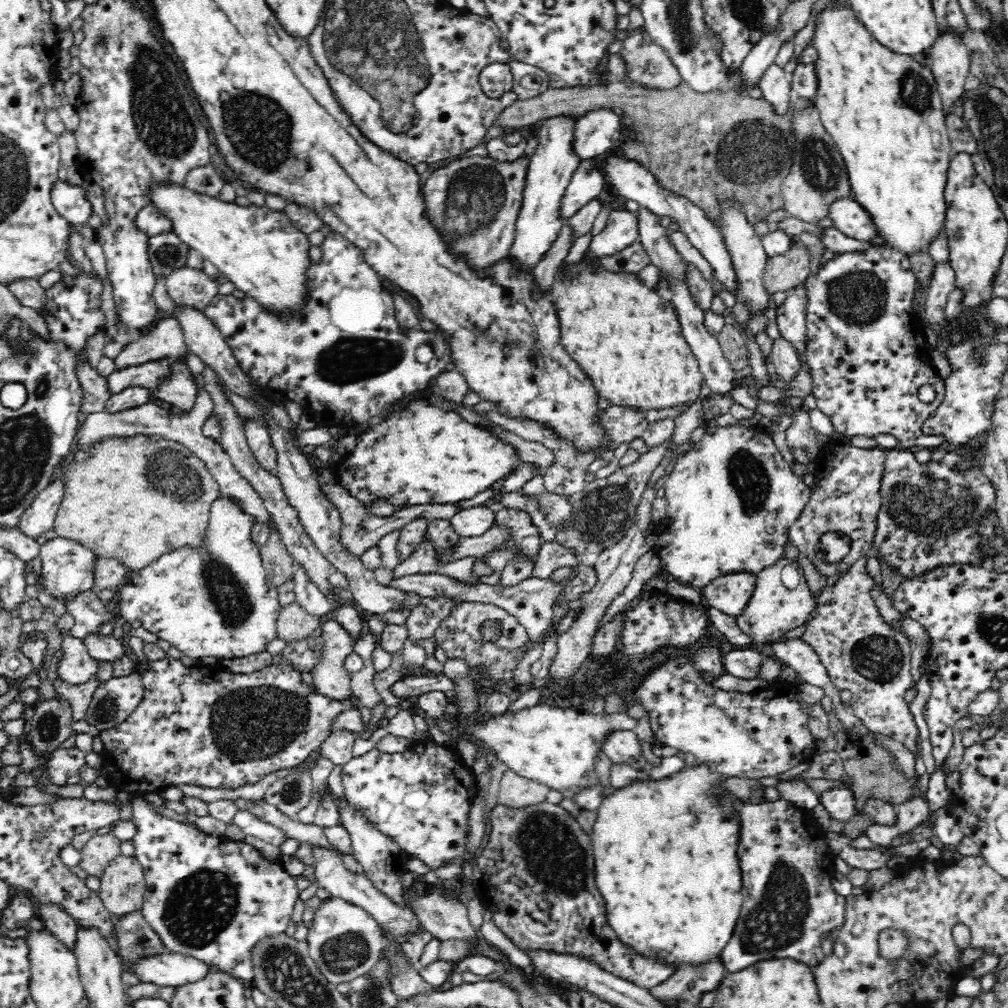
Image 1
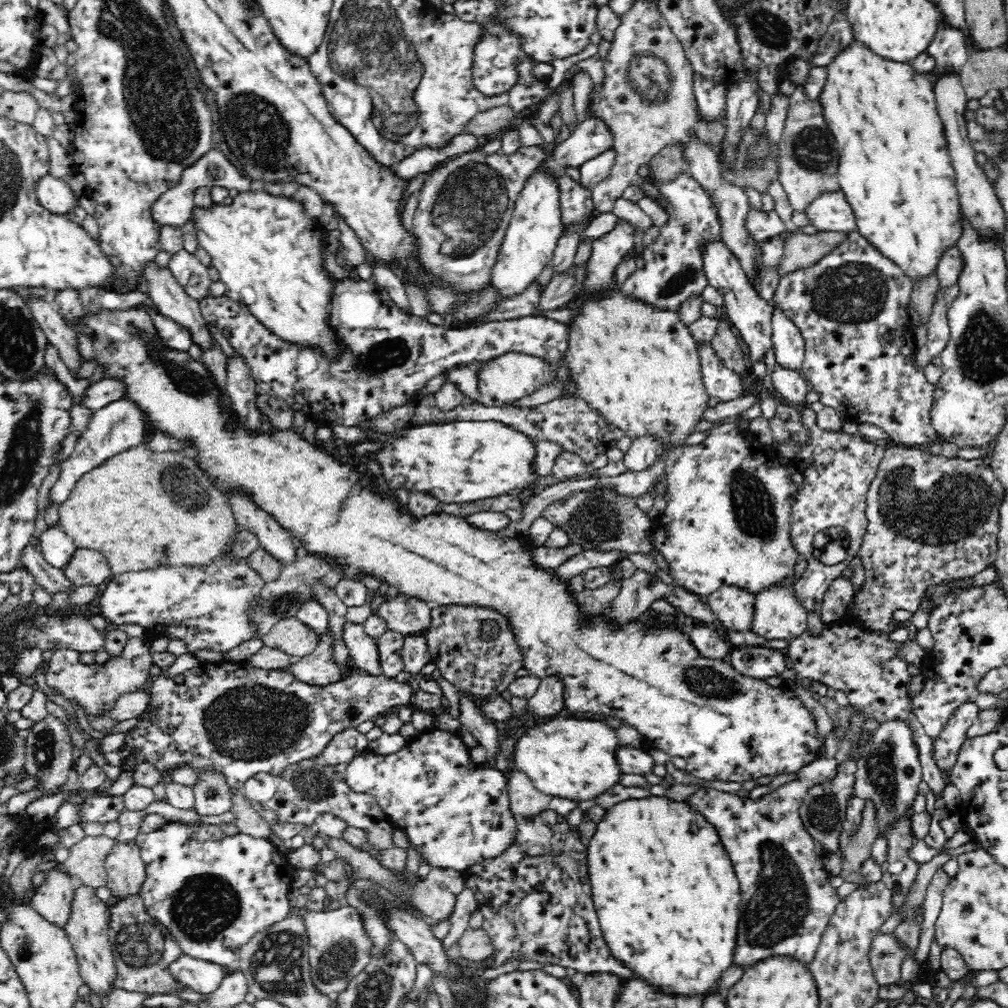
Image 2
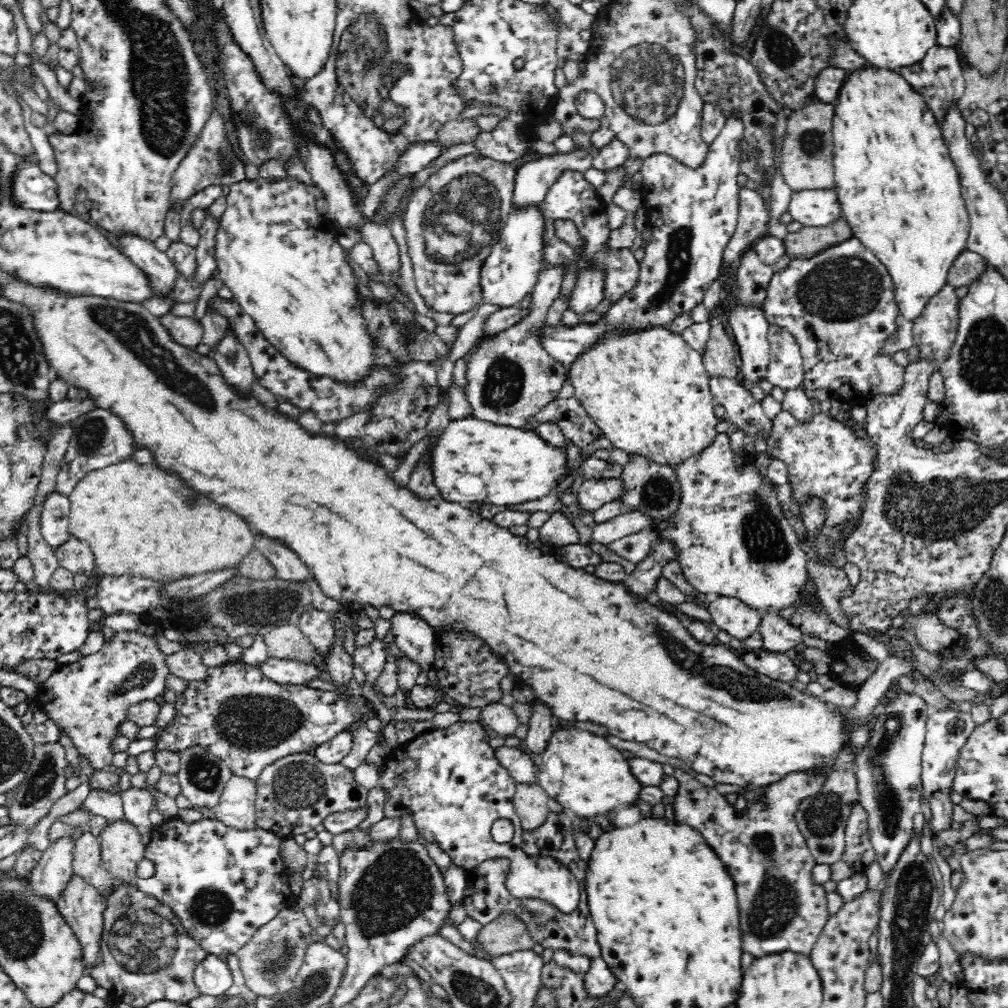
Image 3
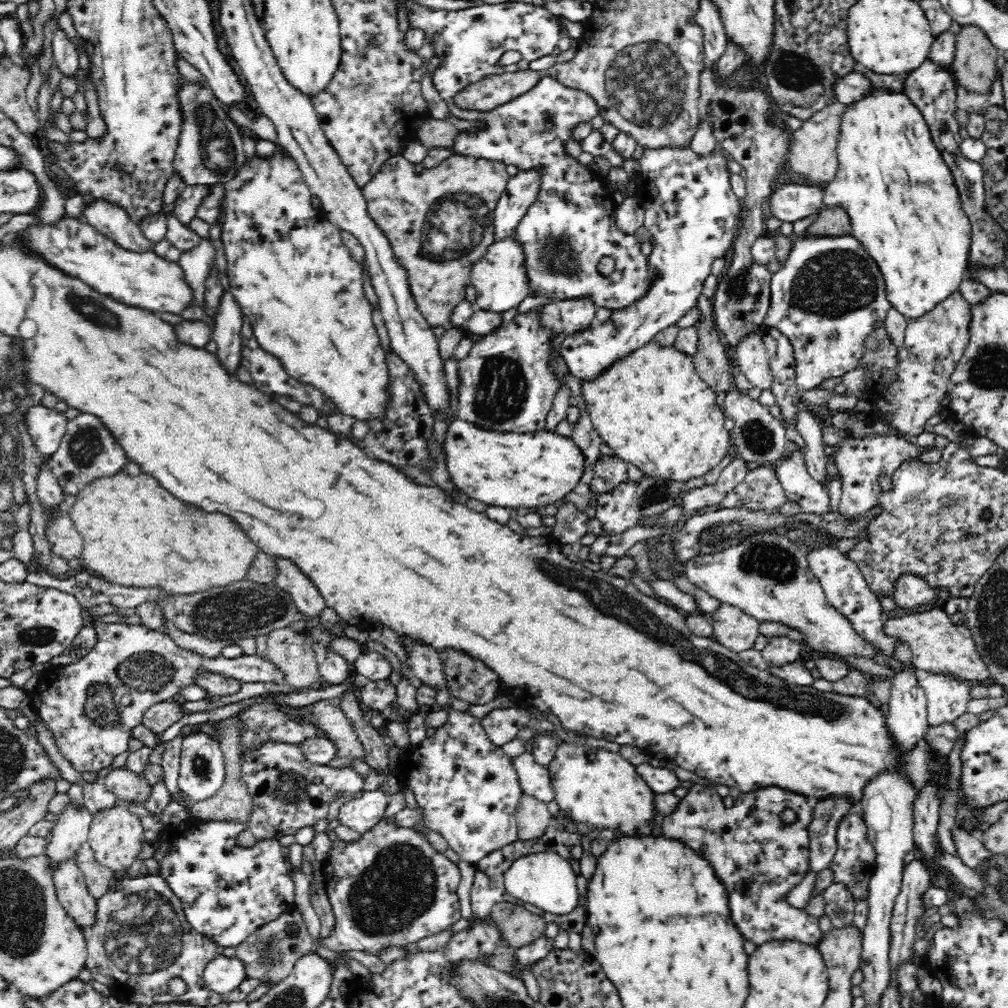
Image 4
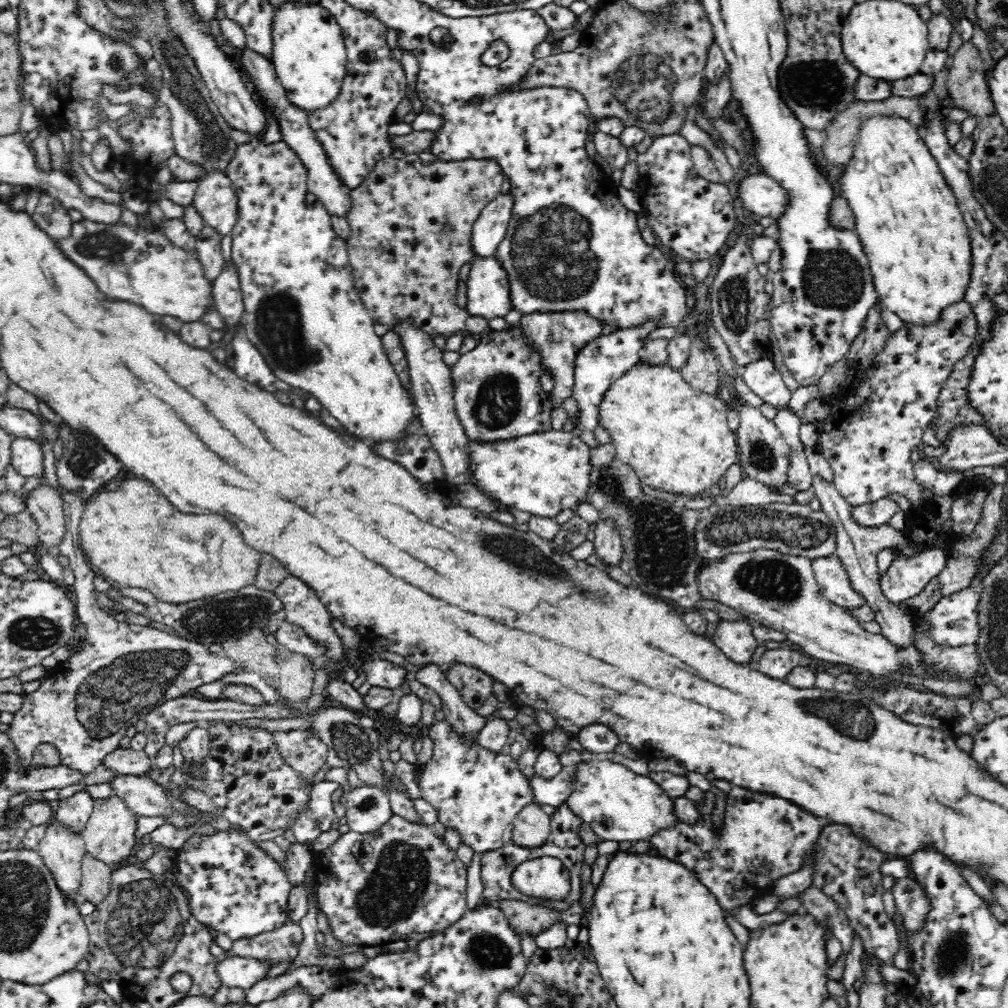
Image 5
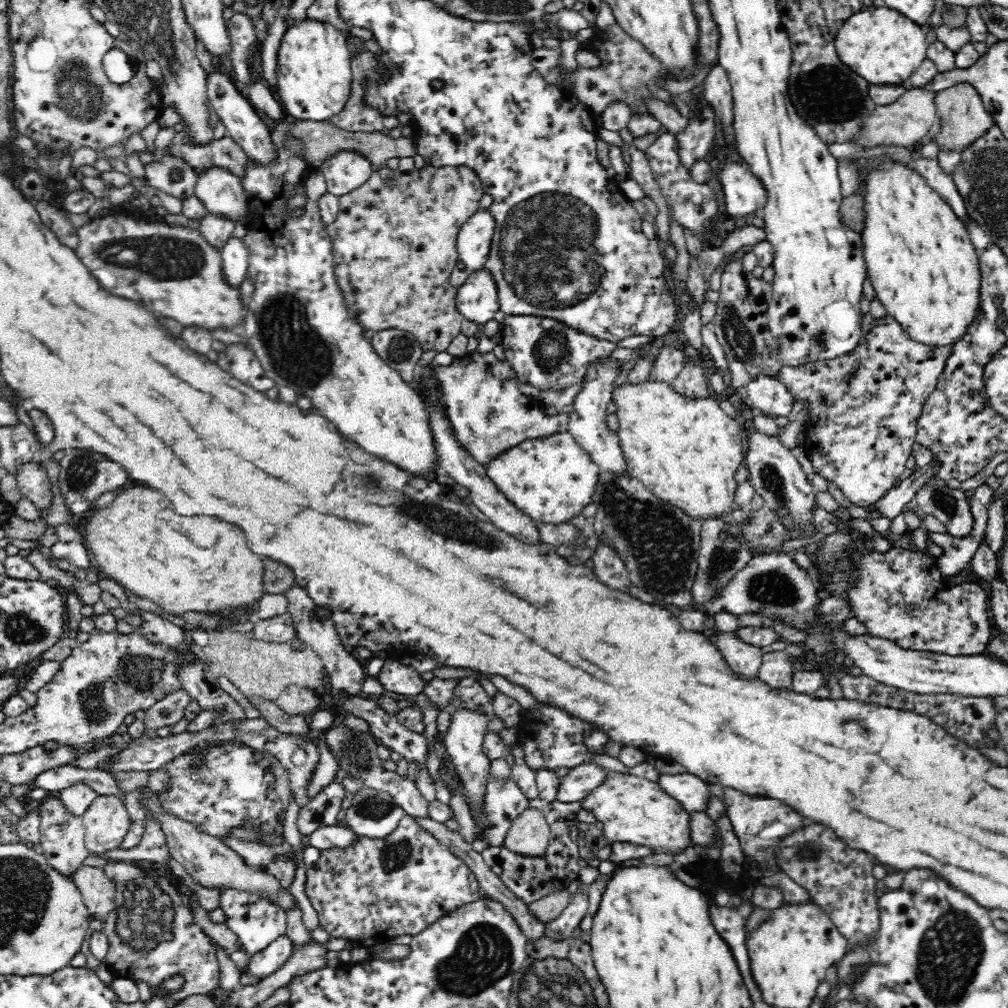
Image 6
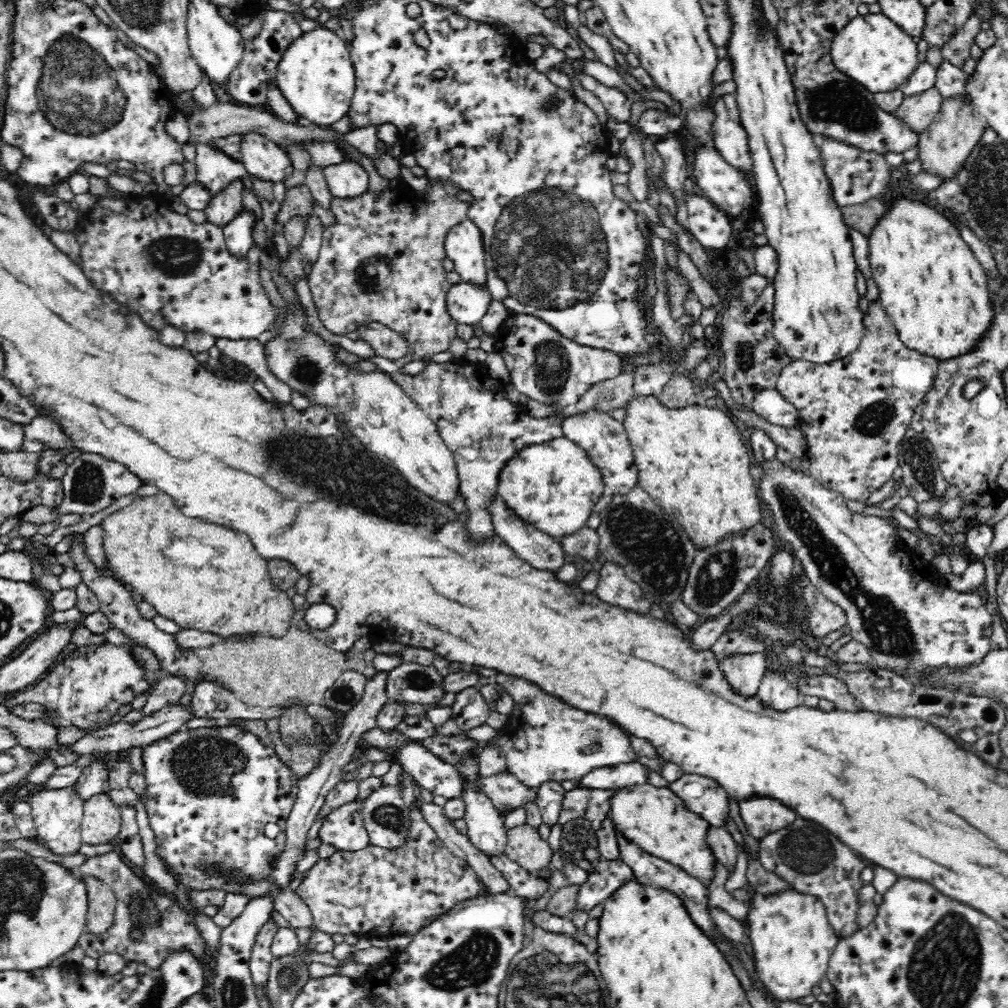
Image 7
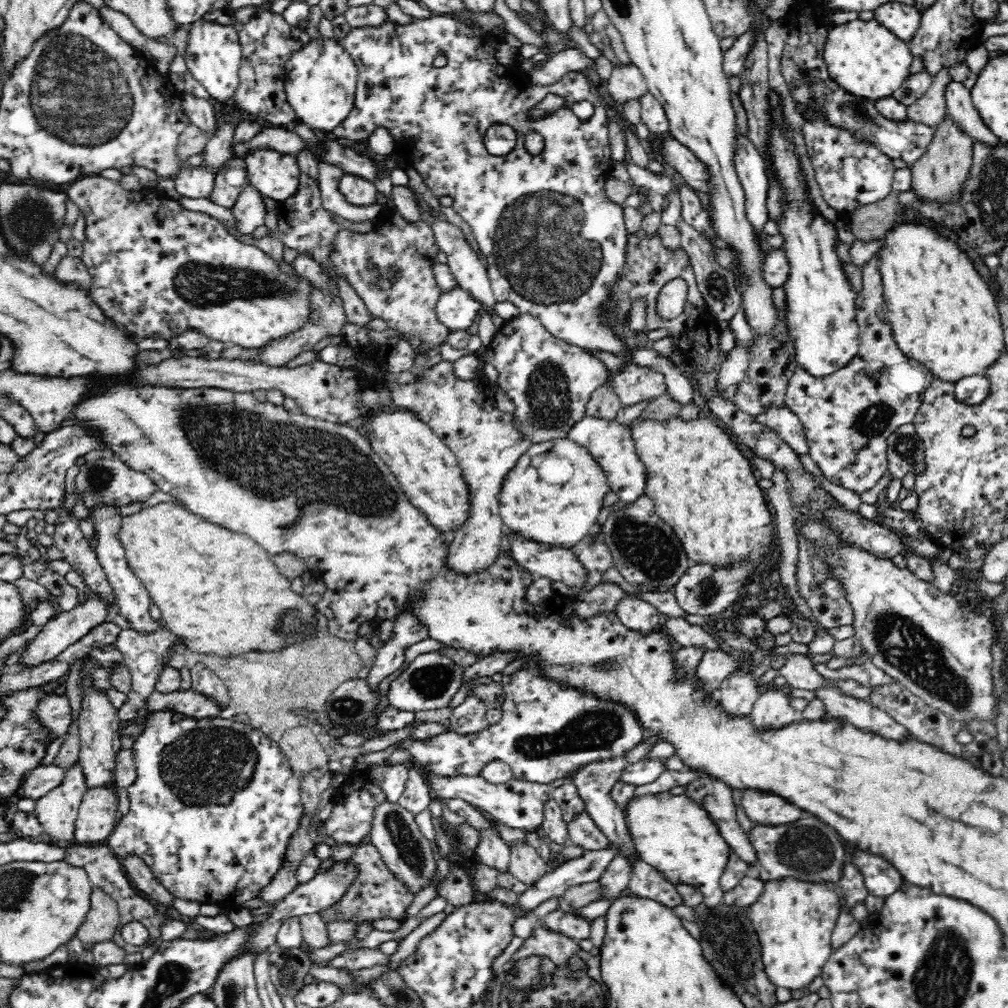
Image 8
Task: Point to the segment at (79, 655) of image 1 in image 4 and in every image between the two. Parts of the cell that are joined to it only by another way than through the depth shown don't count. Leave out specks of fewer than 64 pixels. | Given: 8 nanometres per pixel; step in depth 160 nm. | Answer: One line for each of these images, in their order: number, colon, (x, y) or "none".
2: (94, 687)
3: (88, 699)
4: (90, 706)

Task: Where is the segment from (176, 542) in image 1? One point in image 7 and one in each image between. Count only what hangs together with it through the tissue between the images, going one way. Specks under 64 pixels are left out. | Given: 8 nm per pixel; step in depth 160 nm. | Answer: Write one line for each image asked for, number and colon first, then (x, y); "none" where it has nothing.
2: (139, 508)
3: (141, 520)
4: (135, 533)
5: (132, 535)
6: (184, 563)
7: (203, 576)

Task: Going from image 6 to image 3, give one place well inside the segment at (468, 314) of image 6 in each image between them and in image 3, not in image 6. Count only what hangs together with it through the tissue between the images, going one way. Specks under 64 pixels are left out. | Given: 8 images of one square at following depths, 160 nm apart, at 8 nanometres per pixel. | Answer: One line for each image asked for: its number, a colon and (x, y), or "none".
3: (510, 273)
4: (501, 279)
5: (489, 295)

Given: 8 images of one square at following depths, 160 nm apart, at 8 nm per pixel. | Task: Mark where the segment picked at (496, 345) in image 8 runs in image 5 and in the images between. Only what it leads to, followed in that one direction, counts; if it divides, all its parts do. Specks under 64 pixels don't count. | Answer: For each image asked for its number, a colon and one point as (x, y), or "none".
5: (557, 335)
6: (546, 353)
7: (544, 365)

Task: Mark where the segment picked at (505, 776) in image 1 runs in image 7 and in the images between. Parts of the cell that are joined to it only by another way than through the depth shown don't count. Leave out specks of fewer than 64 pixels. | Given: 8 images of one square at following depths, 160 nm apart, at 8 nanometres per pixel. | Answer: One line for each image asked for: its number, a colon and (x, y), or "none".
2: (525, 799)
3: (531, 803)
4: (532, 816)
5: (532, 826)
6: (529, 834)
7: (524, 845)

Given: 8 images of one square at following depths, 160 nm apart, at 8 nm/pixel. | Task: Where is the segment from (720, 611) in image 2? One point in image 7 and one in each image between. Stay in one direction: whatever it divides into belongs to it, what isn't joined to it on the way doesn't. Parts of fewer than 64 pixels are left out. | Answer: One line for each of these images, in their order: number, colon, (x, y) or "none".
3: (740, 620)
4: (735, 630)
5: (735, 638)
6: (745, 658)
7: (744, 671)

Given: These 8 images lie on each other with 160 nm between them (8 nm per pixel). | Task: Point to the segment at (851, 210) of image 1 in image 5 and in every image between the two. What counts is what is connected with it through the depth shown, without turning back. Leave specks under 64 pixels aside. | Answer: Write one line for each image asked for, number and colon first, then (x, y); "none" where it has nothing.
2: (831, 212)
3: (815, 208)
4: (789, 203)
5: (761, 195)

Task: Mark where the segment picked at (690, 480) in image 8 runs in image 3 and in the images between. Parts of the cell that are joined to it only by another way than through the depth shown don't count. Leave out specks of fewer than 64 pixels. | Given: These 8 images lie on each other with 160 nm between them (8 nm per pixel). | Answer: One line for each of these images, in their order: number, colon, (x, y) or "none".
3: (648, 390)
4: (651, 406)
5: (676, 438)
6: (686, 450)
7: (692, 461)

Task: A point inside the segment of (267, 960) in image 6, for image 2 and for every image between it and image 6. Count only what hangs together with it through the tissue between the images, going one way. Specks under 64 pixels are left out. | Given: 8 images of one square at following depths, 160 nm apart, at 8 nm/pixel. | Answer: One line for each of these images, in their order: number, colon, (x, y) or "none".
2: (202, 976)
3: (212, 976)
4: (221, 975)
5: (237, 972)

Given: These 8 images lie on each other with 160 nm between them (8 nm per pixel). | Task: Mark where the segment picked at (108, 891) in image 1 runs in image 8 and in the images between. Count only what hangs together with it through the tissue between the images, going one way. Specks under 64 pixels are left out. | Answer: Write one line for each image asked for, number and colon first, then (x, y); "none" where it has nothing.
2: (126, 873)
3: (122, 850)
4: (116, 835)
5: (109, 836)
6: (106, 822)
7: (101, 824)
8: (98, 814)

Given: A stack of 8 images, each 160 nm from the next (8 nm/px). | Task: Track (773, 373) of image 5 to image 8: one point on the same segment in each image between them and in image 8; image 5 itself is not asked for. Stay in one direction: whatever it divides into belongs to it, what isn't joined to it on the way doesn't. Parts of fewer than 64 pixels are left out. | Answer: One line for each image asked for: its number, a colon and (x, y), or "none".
6: (766, 394)
7: (769, 403)
8: (784, 422)

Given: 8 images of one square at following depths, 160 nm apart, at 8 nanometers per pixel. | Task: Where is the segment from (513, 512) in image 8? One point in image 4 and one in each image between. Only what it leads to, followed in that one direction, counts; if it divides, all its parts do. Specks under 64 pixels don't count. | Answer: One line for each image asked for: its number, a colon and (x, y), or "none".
4: (537, 469)
5: (543, 473)
6: (551, 478)
7: (554, 485)

